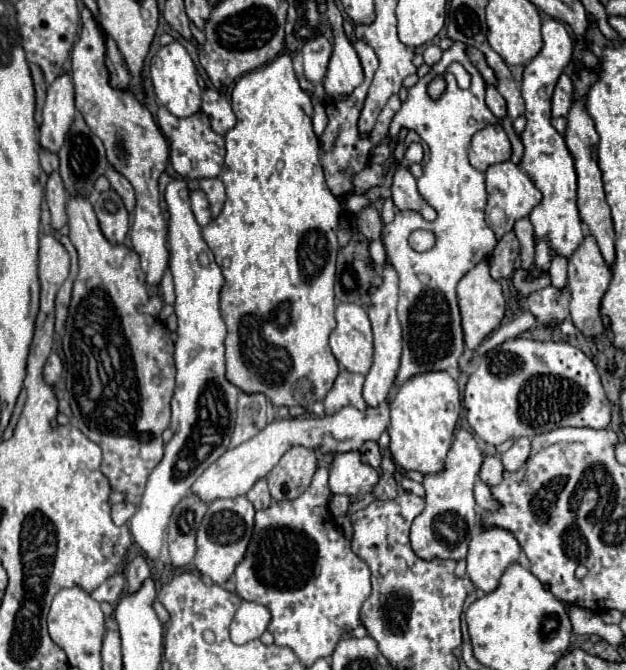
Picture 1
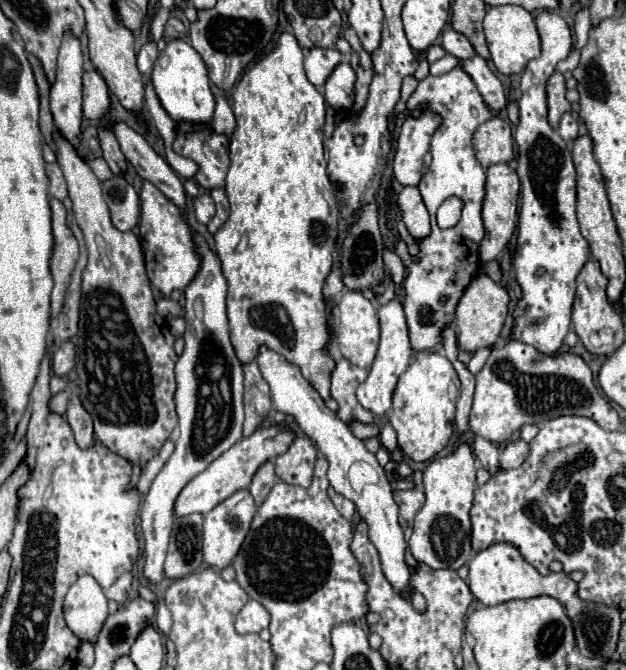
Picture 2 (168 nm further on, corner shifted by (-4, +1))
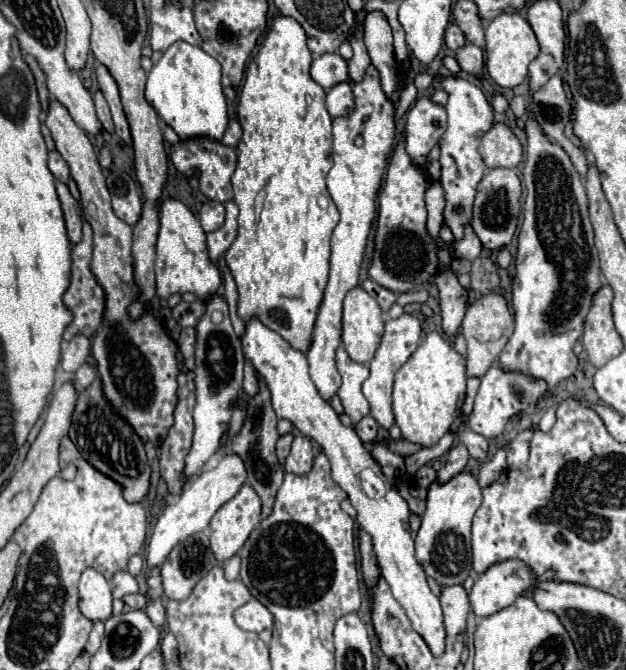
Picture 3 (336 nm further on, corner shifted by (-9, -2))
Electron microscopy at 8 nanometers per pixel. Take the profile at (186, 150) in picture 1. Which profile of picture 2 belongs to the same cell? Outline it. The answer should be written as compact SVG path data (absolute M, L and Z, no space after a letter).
M181 122L177 124L177 138L173 150L199 164L195 176L205 190L223 188L229 168L229 138L215 134L207 124Z

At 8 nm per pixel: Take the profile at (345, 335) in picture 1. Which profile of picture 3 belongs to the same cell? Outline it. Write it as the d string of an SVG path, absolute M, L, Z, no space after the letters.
M358 285L344 299L342 343L350 359L370 363L384 335L384 317L378 303Z

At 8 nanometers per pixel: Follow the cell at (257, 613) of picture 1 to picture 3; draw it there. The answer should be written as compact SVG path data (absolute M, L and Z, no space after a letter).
M250 599L246 605L236 609L234 619L236 625L242 627L244 631L260 633L264 629L272 629L272 613L256 599Z

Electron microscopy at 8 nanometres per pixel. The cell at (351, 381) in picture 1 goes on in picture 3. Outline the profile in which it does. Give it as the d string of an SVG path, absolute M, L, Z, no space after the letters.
M338 347L336 351L336 365L338 365L338 373L342 375L338 397L342 399L344 411L350 415L352 425L358 425L362 417L370 415L370 405L362 395L362 383L364 379L368 379L368 365L352 361L344 351L344 347Z

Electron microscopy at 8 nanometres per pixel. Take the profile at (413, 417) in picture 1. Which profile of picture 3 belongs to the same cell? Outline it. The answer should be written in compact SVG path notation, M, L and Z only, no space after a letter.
M428 333L426 339L418 345L414 355L404 363L394 377L394 419L402 431L402 439L410 443L418 443L422 447L432 447L440 441L440 437L450 429L450 425L458 419L460 407L466 395L466 361L456 353L452 343L442 333Z

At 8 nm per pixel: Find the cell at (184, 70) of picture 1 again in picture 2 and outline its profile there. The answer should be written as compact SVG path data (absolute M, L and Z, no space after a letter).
M171 40L167 42L165 50L159 52L151 72L151 84L157 92L161 106L175 122L211 122L215 110L215 96L209 88L209 72L201 54L185 40Z

